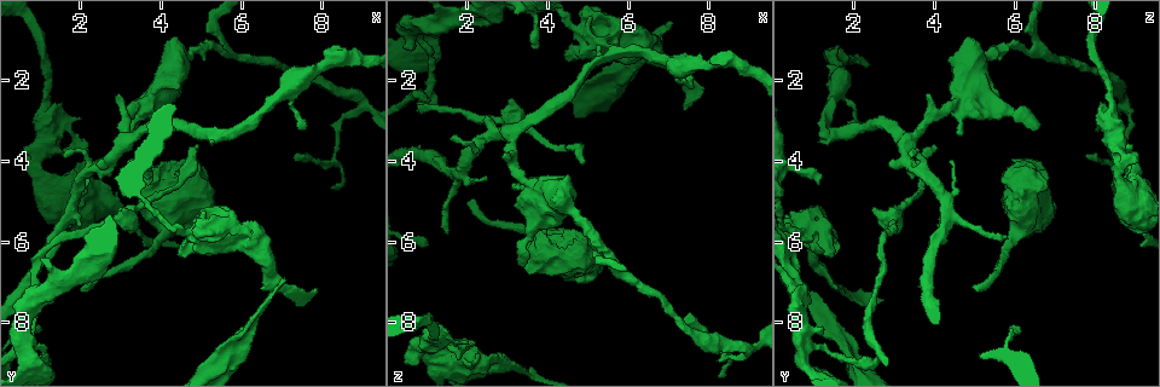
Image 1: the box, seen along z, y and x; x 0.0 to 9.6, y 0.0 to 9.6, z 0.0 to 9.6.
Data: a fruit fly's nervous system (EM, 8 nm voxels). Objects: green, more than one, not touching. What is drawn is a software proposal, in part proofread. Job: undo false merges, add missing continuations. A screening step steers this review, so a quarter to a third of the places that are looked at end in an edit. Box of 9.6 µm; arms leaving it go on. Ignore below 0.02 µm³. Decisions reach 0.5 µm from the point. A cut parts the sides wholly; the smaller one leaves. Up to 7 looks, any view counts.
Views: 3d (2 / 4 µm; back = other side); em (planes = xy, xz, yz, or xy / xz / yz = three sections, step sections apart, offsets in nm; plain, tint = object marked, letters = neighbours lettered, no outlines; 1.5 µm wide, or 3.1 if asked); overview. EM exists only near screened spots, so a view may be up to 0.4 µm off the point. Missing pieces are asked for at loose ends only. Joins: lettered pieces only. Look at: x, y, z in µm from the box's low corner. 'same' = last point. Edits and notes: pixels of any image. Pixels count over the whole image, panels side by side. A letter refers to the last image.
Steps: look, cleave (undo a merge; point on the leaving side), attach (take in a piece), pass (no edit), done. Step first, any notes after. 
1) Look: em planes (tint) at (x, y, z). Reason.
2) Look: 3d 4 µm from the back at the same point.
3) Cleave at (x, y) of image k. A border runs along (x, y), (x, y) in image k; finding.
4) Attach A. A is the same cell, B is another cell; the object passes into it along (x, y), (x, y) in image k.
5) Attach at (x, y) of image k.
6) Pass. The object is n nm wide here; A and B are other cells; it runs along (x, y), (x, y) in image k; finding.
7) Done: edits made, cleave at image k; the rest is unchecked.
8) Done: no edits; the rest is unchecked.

Look: em planes (letters) at (3.10, 5.10, 2.45). Branch stops here.

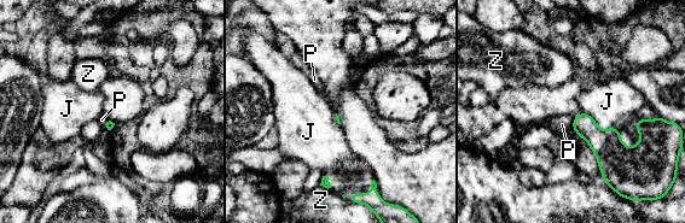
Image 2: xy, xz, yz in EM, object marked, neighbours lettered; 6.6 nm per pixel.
Pass. J, P and Z are other cells; a border runs along (584, 112), (601, 129), (614, 127) in image 2; no lettered piece goes on from it.

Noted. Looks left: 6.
Look: 3d 2 µm from the back at (6.15, 8.00, 1.15). Free end.

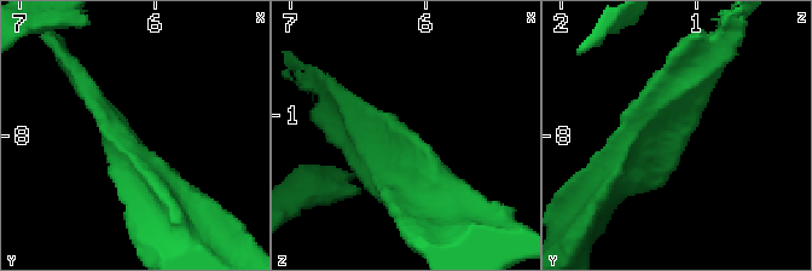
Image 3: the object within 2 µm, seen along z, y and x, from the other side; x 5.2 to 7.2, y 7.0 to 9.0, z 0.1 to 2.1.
Look: em yz step 8 (letters) at (6.18, 8.06, 1.06). Need the tissue.

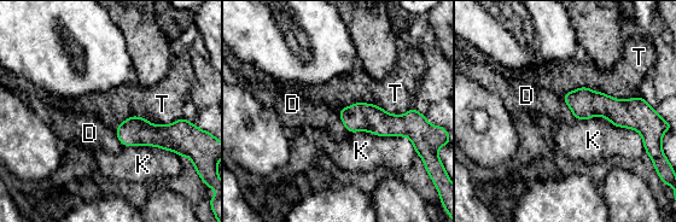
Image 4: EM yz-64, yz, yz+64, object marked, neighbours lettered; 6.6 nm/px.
Look: em planes (letters) at the same point. Another direction.

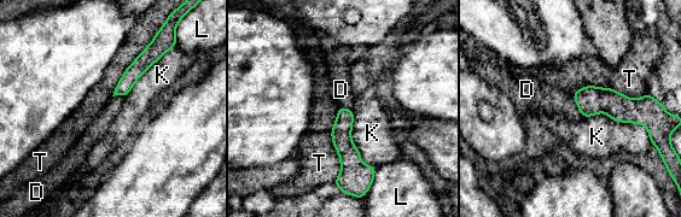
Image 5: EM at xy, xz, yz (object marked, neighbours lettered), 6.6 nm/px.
Pass. D, K, L and T are other cells; no lettered piece goes on from it.

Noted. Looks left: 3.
Look: em planes (letters) at (5.50, 1.30, 6.40). Sharp bend.

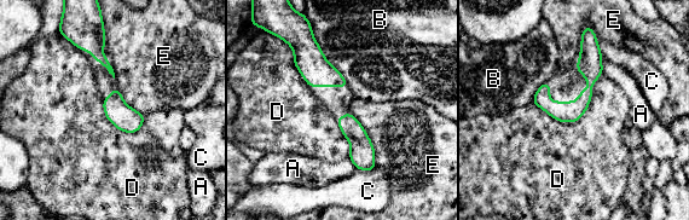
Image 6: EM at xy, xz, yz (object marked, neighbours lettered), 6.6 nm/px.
Pass. The longest contact is with D, 500 nm; A, B, C, D and E are other cells; it runs along (588, 40), (589, 91), (559, 117) in image 6; one neuron here.

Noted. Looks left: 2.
Done: no edits; the rest is unchecked.

